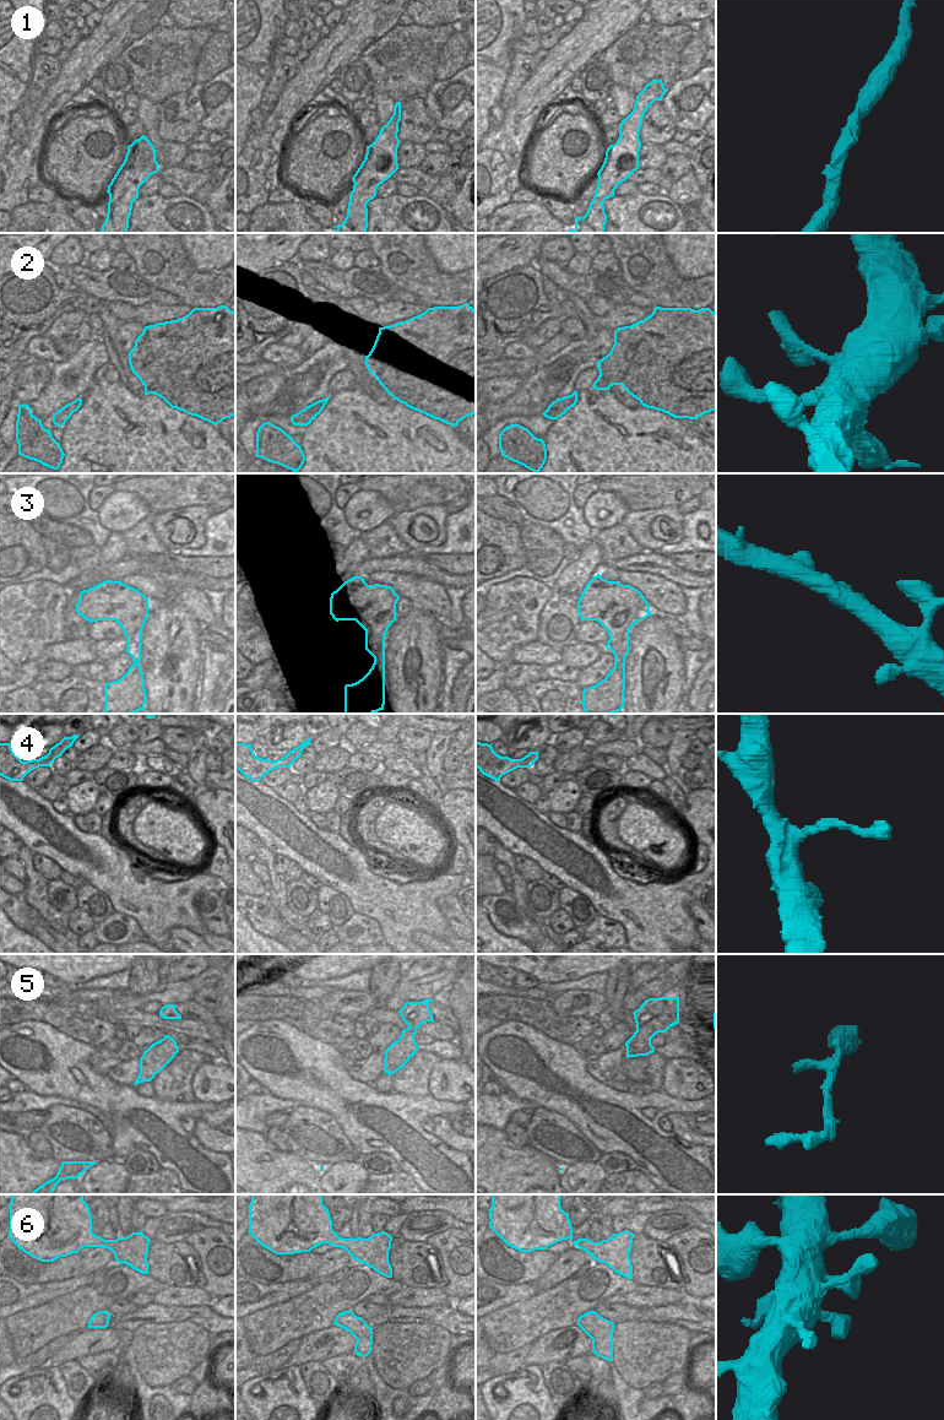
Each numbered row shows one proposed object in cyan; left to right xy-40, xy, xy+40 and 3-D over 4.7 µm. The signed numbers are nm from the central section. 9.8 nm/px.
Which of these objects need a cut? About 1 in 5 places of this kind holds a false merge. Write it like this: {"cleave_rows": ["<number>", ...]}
{"cleave_rows": []}

